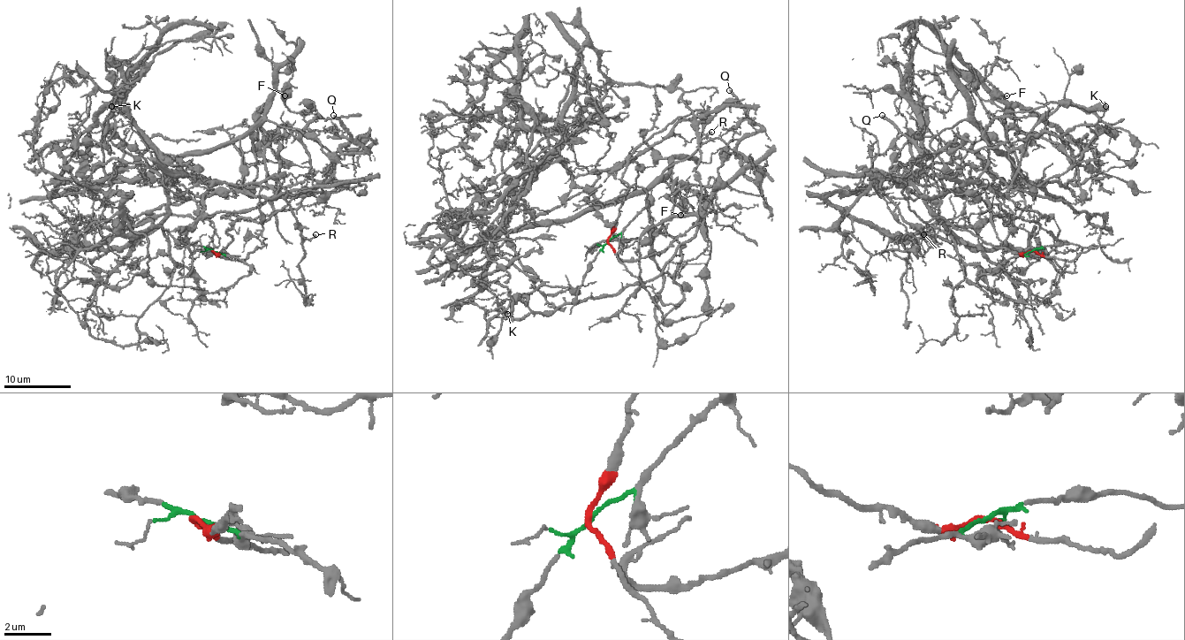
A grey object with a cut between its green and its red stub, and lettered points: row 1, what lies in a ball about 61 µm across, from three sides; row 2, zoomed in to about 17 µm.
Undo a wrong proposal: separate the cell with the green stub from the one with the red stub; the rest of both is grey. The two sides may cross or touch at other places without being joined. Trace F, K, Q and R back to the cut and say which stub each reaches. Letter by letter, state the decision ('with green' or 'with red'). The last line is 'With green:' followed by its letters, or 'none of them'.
F: with red
K: with red
Q: with red
R: with green
With green: R

